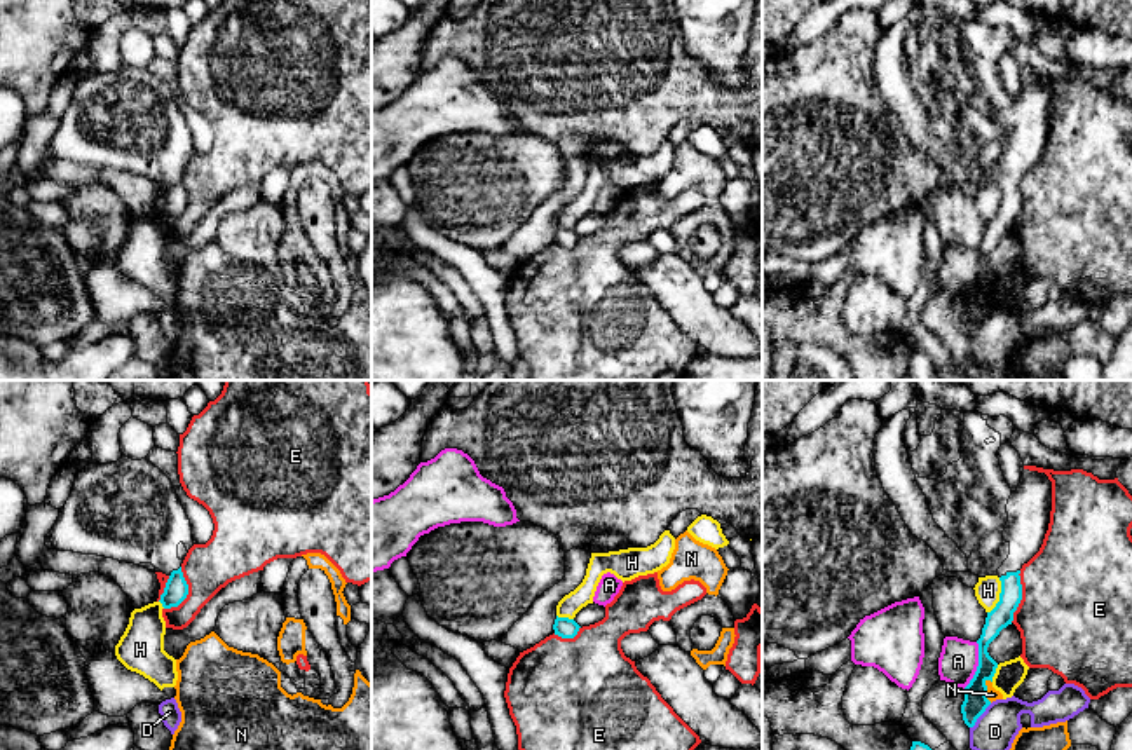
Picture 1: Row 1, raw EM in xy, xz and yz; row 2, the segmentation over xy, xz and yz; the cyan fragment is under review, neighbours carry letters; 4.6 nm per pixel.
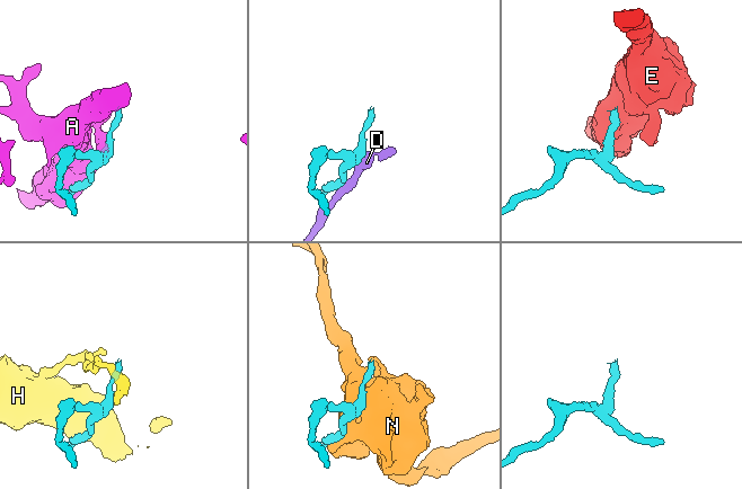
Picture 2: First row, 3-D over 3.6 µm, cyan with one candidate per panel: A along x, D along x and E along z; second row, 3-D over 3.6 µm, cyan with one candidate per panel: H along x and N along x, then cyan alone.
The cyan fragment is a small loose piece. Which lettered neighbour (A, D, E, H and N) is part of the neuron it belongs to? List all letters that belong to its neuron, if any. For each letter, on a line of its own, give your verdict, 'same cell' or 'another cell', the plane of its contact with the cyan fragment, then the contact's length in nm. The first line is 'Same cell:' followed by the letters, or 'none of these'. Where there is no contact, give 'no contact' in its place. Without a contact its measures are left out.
Same cell: none of these
A: another cell; contact in yz; length 220 nm
D: another cell; contact in yz; length 160 nm
E: another cell; contact in xy; length 220 nm
H: another cell; contact in yz; length 180 nm
N: another cell; contact in yz; length 110 nm

